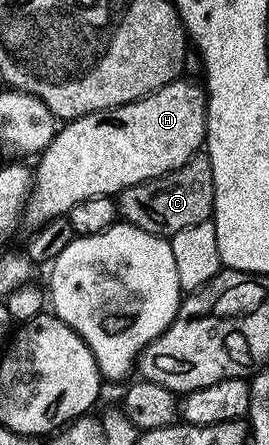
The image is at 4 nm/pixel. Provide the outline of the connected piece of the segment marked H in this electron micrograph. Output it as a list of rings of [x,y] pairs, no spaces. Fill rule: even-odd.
[[[172,81],[155,90],[153,94],[147,94],[130,104],[122,104],[113,110],[99,110],[65,121],[39,155],[40,163],[35,163],[32,191],[28,193],[28,201],[22,215],[23,225],[35,228],[55,218],[65,217],[70,208],[78,204],[78,200],[119,195],[121,190],[169,174],[190,161],[206,142],[208,103],[201,87],[199,90],[194,83],[184,81]]]

